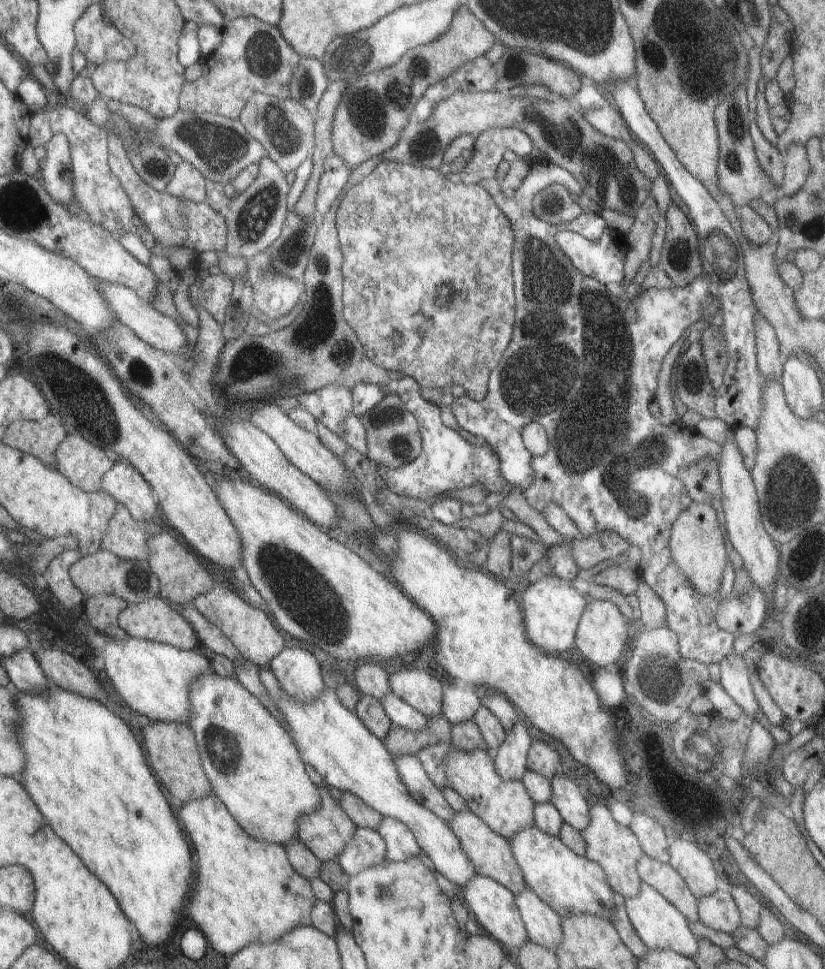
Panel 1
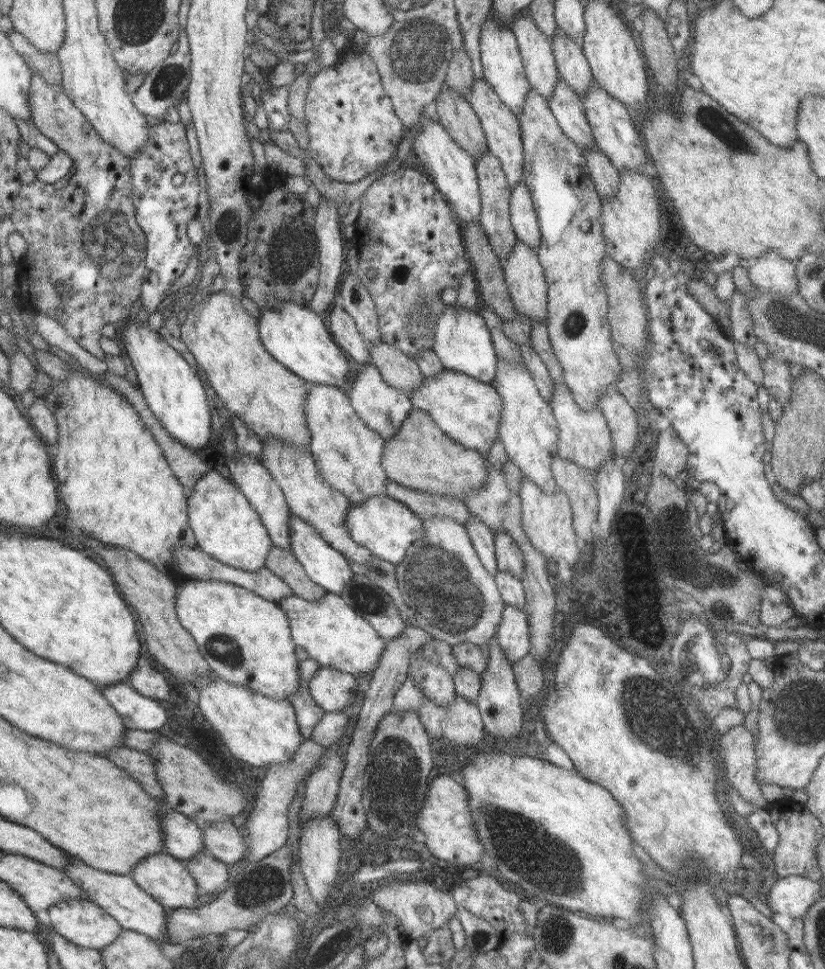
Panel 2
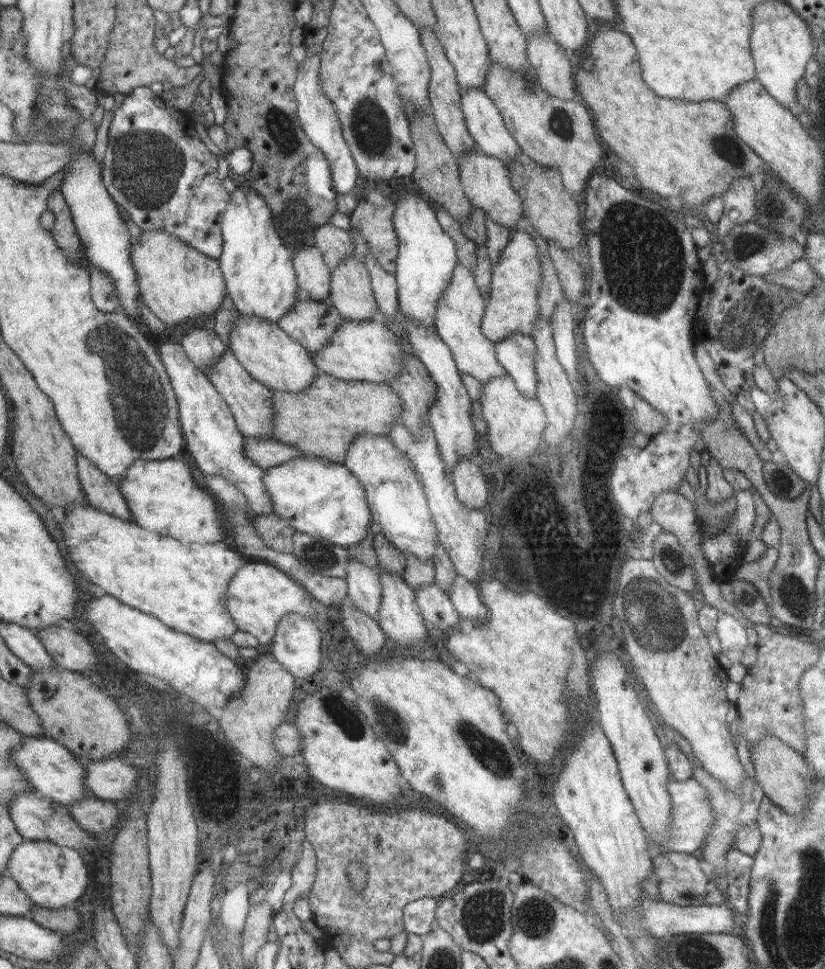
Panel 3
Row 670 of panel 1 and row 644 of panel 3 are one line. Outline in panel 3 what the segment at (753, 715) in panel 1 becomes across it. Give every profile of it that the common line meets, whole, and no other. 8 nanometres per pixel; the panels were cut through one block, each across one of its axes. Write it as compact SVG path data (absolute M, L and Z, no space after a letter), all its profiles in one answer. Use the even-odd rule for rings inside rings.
M723 612L721 618L717 620L715 630L721 640L721 654L725 654L733 664L739 664L743 650L749 646L745 628L733 616Z

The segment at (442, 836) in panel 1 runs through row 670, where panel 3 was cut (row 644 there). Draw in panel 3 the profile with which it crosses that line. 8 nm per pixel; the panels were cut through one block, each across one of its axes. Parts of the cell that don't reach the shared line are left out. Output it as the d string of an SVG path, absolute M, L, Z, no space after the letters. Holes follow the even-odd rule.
M253 560L253 564L247 564L245 568L239 570L239 574L235 576L235 580L231 582L231 594L229 594L229 612L233 614L233 618L239 622L241 632L249 632L253 634L261 646L273 646L277 642L277 634L279 634L279 624L287 618L293 616L295 612L305 614L313 620L317 620L317 610L313 606L313 592L303 588L299 582L295 582L287 572L279 570L277 566L271 566L267 562L259 562Z

